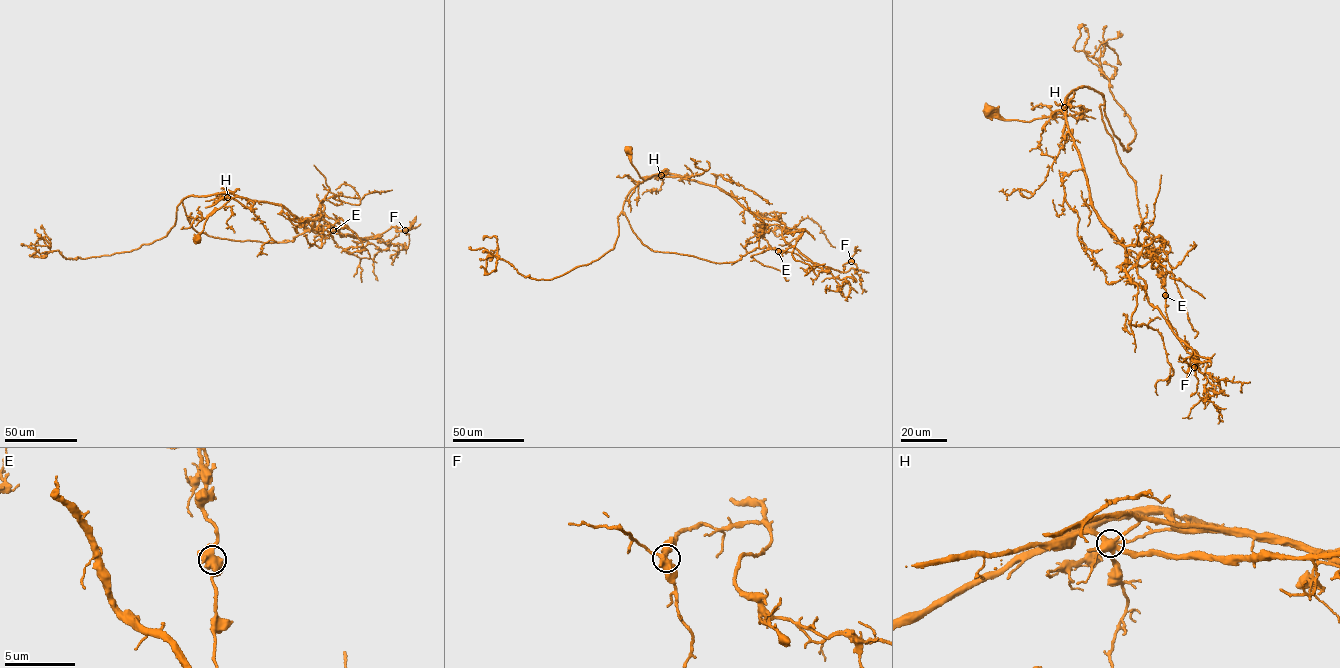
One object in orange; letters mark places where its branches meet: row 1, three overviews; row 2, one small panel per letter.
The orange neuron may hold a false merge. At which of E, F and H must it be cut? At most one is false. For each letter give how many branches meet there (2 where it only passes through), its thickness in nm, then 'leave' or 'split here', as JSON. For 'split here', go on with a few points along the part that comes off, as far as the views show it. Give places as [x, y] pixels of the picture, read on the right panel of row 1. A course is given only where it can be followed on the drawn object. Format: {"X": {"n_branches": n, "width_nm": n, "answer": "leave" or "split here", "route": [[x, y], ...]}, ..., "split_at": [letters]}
{"E": {"n_branches": 5, "width_nm": 550, "answer": "leave"}, "F": {"n_branches": 4, "width_nm": 480, "answer": "leave"}, "H": {"n_branches": 6, "width_nm": 500, "answer": "split here", "route": [[1064, 107], [1067, 114], [1062, 149]]}, "split_at": ["H"]}

